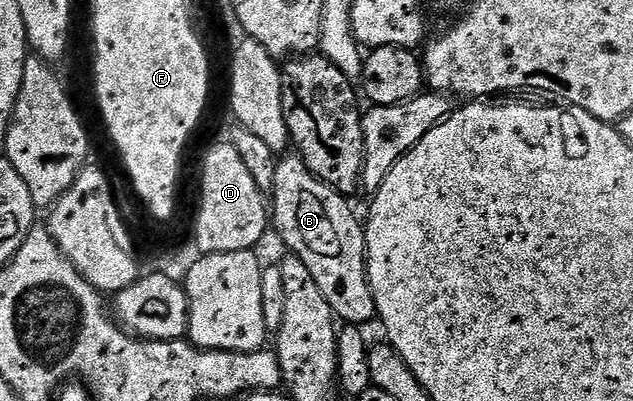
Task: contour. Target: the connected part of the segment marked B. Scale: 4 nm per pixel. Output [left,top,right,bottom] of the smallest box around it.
[273,155,375,326]

